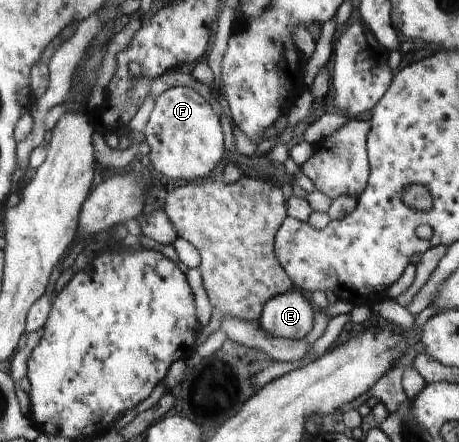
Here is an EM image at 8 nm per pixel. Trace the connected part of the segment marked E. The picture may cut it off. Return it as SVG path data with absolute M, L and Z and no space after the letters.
M302 293L275 296L262 309L258 322L265 333L277 339L302 340L313 329L315 310Z

